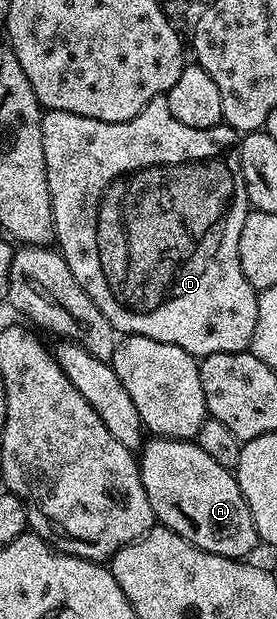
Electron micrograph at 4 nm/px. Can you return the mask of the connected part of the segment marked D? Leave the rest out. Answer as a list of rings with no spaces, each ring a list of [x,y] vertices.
[[[161,97],[149,100],[140,114],[124,122],[102,122],[77,116],[73,112],[46,111],[41,124],[41,144],[45,144],[45,172],[55,221],[53,238],[56,243],[59,241],[57,249],[65,264],[69,264],[69,272],[77,276],[77,284],[81,284],[93,304],[105,312],[105,320],[113,324],[115,331],[123,336],[136,334],[171,342],[177,348],[185,348],[185,352],[194,354],[199,360],[217,352],[241,352],[250,347],[253,328],[257,328],[259,294],[251,287],[249,280],[245,280],[245,272],[241,272],[239,245],[249,203],[245,180],[241,176],[237,131],[233,127],[220,124],[208,130],[189,128],[189,124],[181,124],[181,120],[169,112],[166,97]]]

